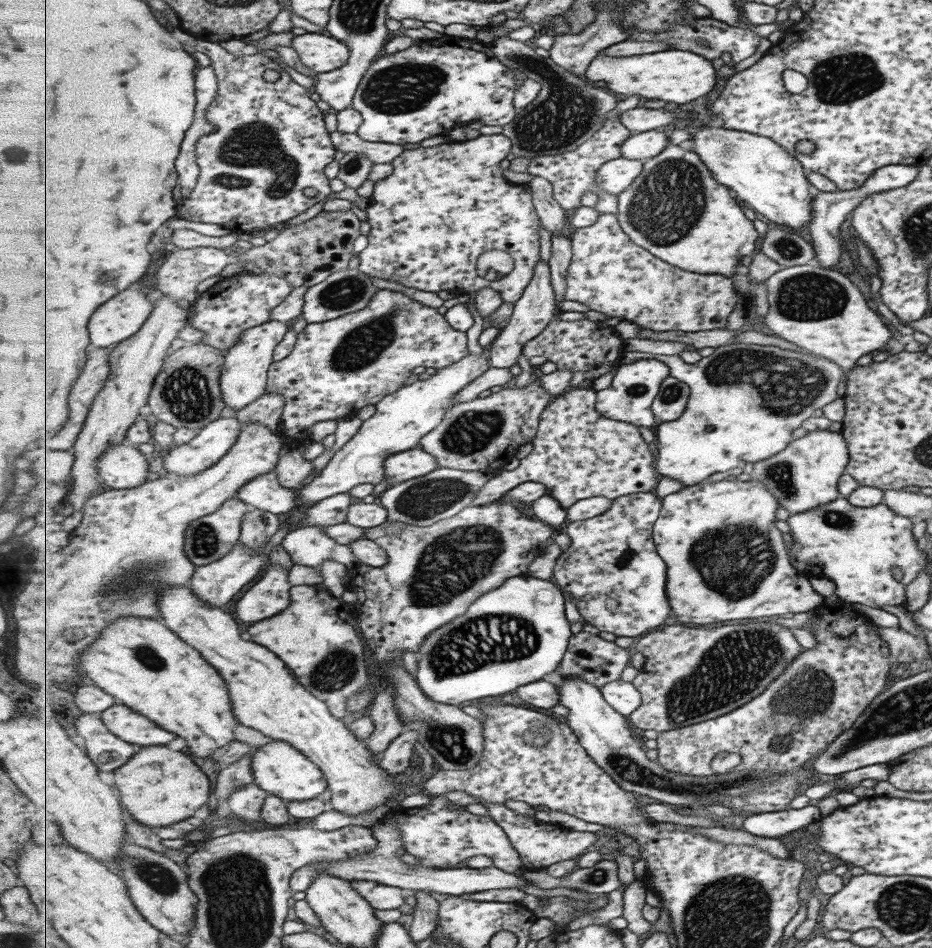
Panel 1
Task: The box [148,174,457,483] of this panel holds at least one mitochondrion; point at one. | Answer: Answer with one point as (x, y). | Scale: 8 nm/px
(364, 345)

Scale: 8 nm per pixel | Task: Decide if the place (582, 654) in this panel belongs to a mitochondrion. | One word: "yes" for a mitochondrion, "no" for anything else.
no

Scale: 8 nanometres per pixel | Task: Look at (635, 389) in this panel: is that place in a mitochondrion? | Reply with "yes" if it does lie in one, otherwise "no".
yes

